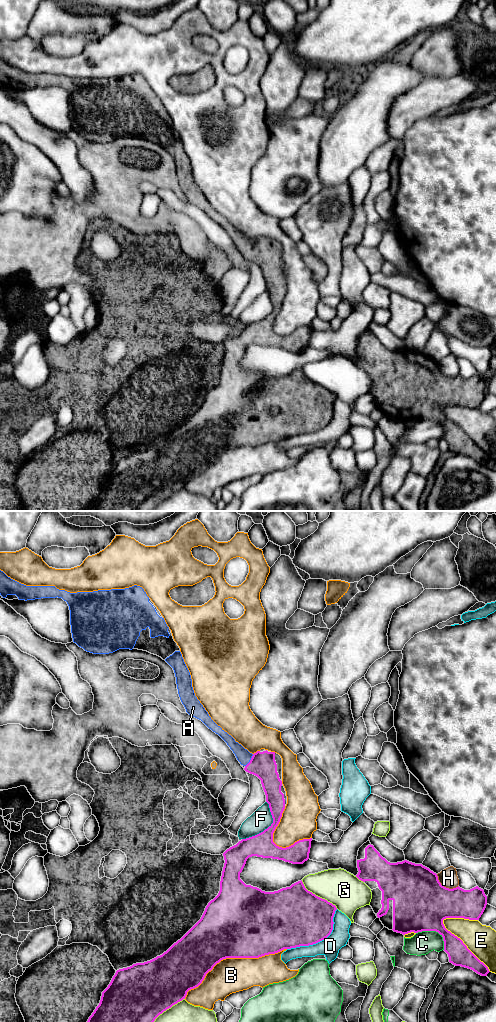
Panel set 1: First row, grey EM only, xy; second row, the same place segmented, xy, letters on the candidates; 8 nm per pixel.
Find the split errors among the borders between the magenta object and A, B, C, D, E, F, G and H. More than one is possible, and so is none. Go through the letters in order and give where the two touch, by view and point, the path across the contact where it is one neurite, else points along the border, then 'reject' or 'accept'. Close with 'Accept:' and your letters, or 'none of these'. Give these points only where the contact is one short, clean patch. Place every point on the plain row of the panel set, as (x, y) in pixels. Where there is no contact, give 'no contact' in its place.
A: xy (250, 248) | across xy (262, 252), (255, 252), (250, 248), (243, 243) | accept
B: xy (232, 445) | reject
C: xy (435, 418) | reject
D: xy (320, 428) | reject
E: xy (463, 431) | reject
F: xy (268, 315) | reject
G: xy (317, 384) | reject
H: xy (445, 375) | reject
Accept: A

